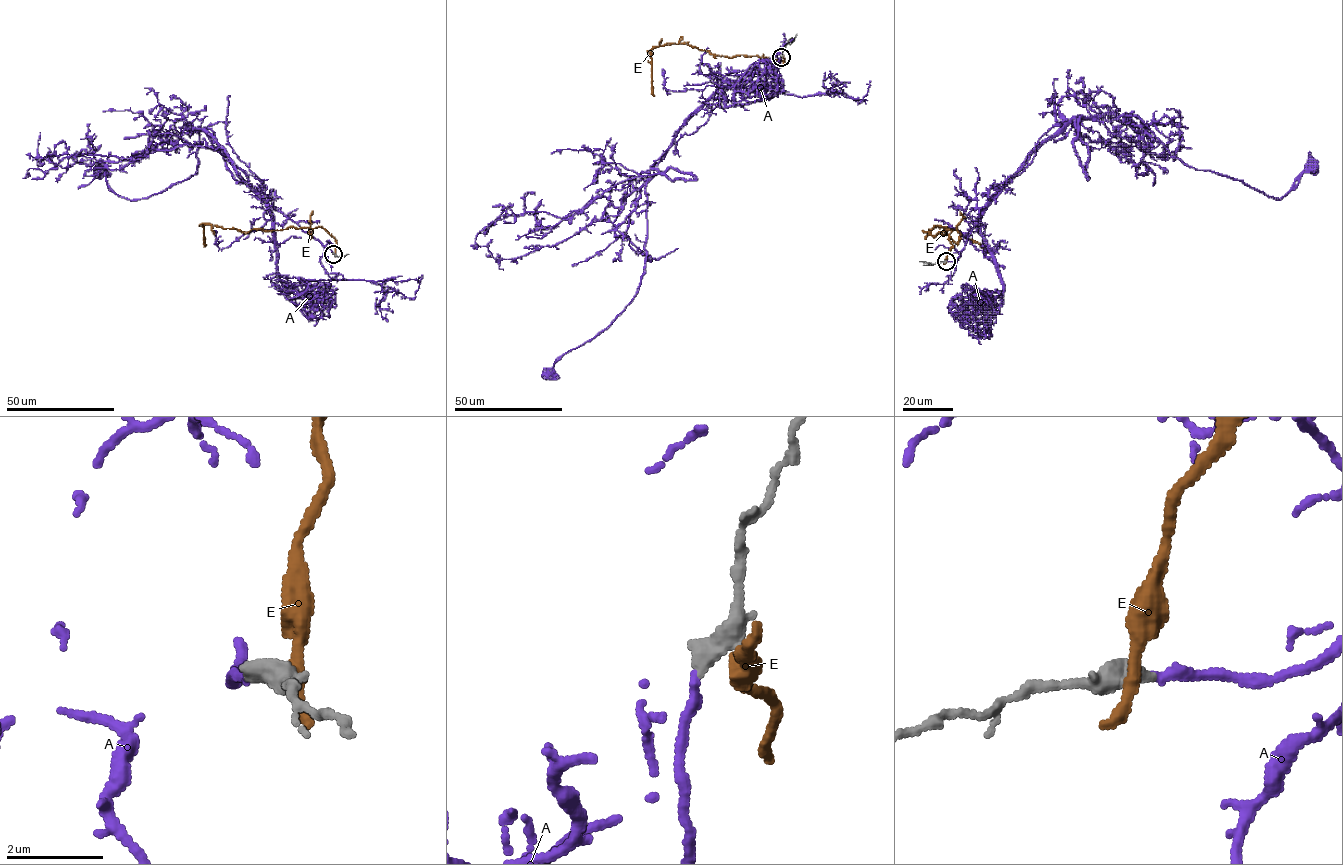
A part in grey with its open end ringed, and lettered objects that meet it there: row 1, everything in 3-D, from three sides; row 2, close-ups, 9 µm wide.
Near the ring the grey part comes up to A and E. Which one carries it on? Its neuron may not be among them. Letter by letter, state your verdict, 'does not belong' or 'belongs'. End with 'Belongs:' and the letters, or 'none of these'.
A: belongs
E: does not belong
Belongs: A

